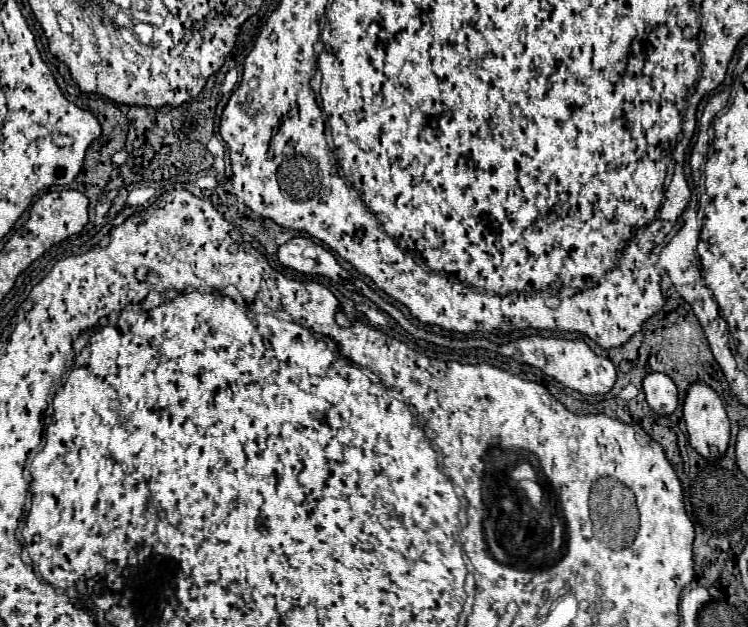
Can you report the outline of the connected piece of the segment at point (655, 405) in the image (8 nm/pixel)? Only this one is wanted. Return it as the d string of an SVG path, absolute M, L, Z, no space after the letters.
M649 373L643 379L643 391L649 407L659 415L671 415L679 405L677 385L665 373Z

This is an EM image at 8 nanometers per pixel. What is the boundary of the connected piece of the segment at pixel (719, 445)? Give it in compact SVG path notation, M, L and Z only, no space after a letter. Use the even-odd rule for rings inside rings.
M693 383L687 391L685 403L683 403L683 419L687 423L687 433L689 433L689 443L691 447L703 455L705 459L719 459L725 455L727 447L729 447L729 435L731 435L731 427L729 427L729 417L725 413L723 401L719 399L719 395L705 383Z

